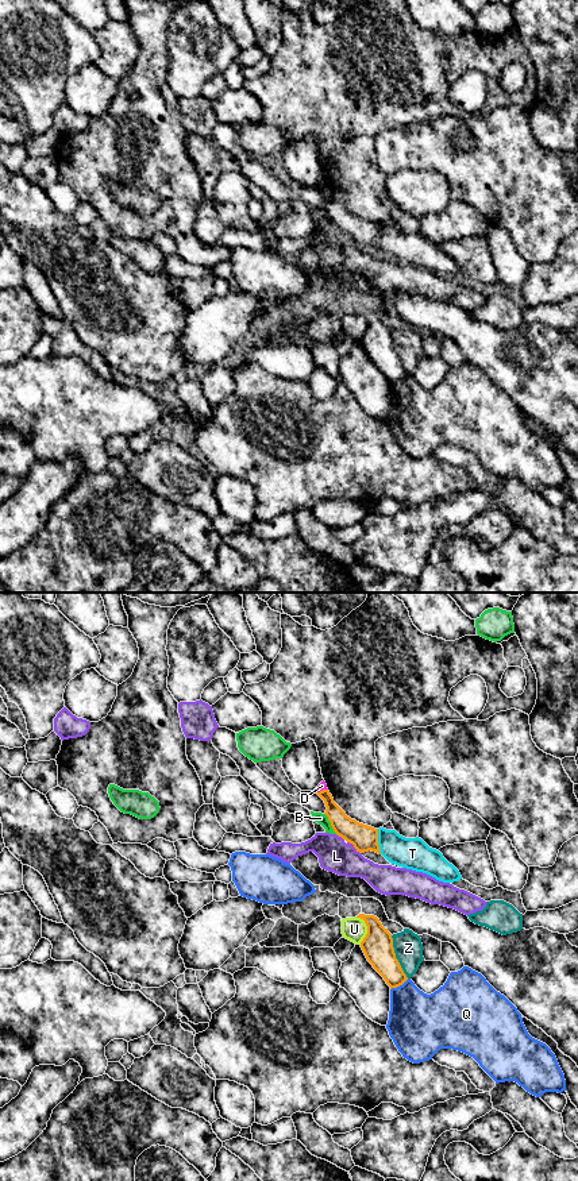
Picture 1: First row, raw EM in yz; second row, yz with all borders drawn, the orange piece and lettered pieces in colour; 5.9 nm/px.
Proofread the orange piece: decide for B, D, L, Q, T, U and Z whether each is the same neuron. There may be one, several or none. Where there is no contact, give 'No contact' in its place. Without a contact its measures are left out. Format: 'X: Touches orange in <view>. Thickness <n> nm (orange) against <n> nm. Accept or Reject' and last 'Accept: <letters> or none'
B: Touches orange in yz. Thickness 150 nm (orange) against 70 nm. Reject
D: Touches orange in yz. Thickness 120 nm (orange) against 50 nm. Reject
L: Touches orange in yz. Thickness 150 nm (orange) against 200 nm. Reject
Q: Touches orange in yz. Thickness 180 nm (orange) against 360 nm. Reject
T: Touches orange in yz. Thickness 150 nm (orange) against 190 nm. Reject
U: Touches orange in yz. Thickness 180 nm (orange) against 140 nm. Reject
Z: Touches orange in yz. Thickness 180 nm (orange) against 170 nm. Reject
Accept: none

